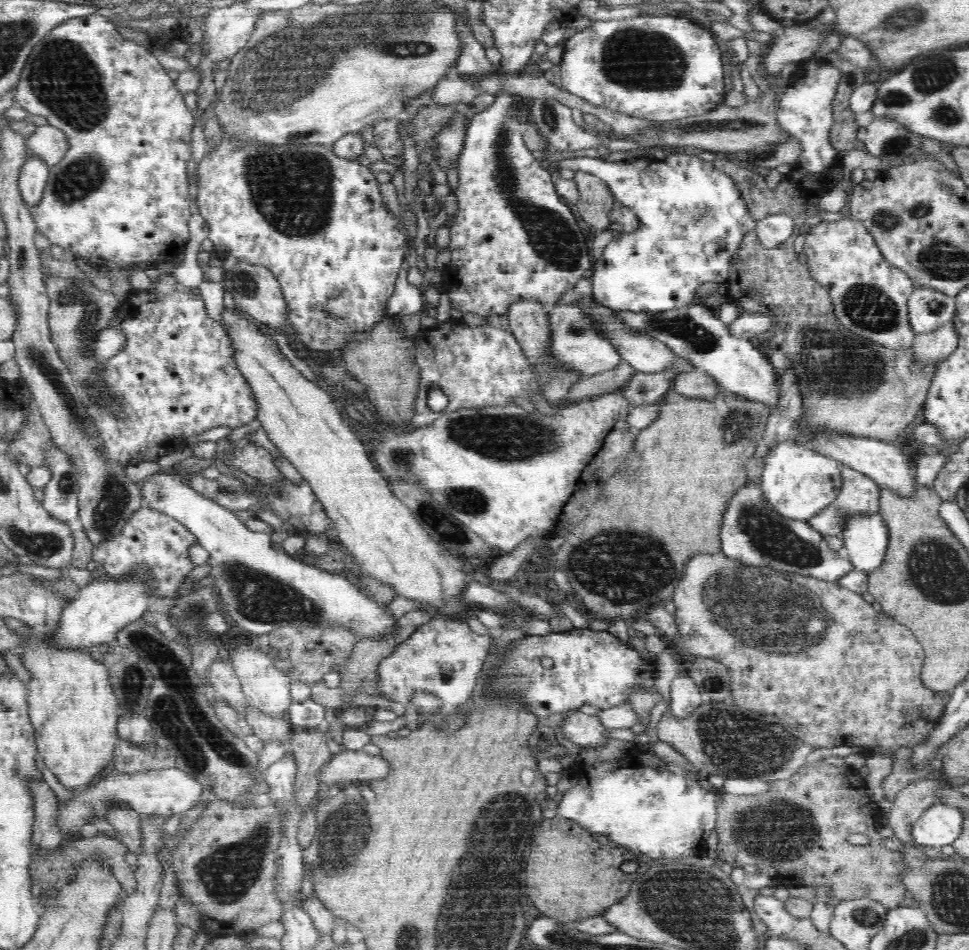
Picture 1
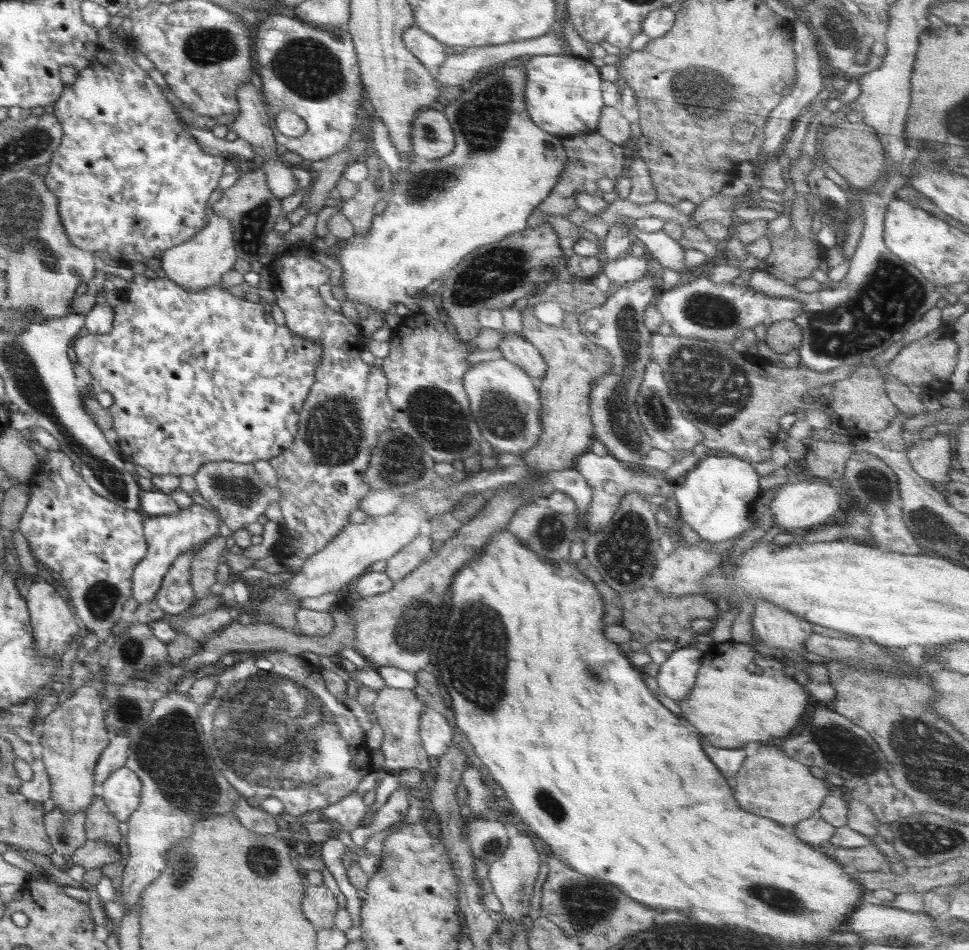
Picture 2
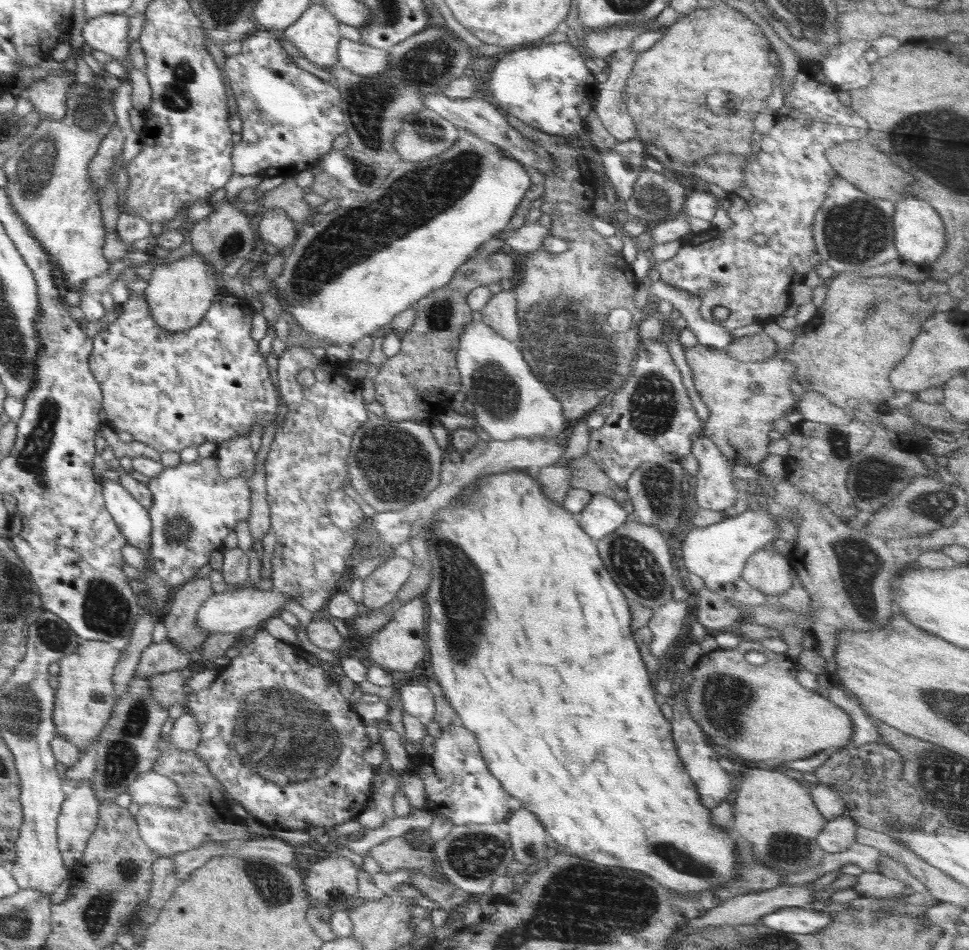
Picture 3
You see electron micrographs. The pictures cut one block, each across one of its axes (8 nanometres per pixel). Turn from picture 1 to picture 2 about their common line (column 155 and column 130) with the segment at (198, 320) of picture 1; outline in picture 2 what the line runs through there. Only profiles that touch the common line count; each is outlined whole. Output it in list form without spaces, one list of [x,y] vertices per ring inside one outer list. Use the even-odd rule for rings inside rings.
[[[128,275],[129,276],[129,284],[128,288],[120,291],[121,302],[117,306],[112,307],[113,310],[113,326],[112,330],[108,332],[108,334],[96,335],[96,334],[84,334],[80,336],[74,344],[74,358],[76,358],[76,362],[80,363],[88,372],[92,375],[92,378],[98,380],[98,384],[105,388],[114,399],[114,404],[110,406],[108,409],[113,417],[115,432],[119,436],[120,446],[118,450],[120,454],[124,456],[125,460],[133,464],[137,464],[138,466],[143,466],[146,470],[150,471],[152,475],[190,475],[193,476],[204,464],[208,462],[217,462],[217,461],[231,461],[239,464],[253,464],[253,462],[259,460],[269,461],[276,456],[280,456],[290,445],[293,444],[295,437],[297,436],[298,429],[298,416],[300,410],[303,408],[304,402],[307,400],[308,393],[310,392],[310,387],[314,384],[316,368],[320,366],[320,360],[322,360],[322,352],[324,352],[324,347],[320,346],[318,341],[311,341],[306,339],[306,336],[300,337],[300,335],[296,333],[292,333],[290,329],[286,325],[278,325],[274,319],[272,318],[271,313],[267,313],[265,311],[266,308],[262,306],[260,303],[251,302],[247,300],[241,295],[232,294],[229,292],[224,285],[212,285],[206,289],[194,291],[192,289],[187,289],[181,287],[180,285],[174,283],[174,281],[168,279],[168,277],[156,277],[156,278],[148,278],[144,275]]]

